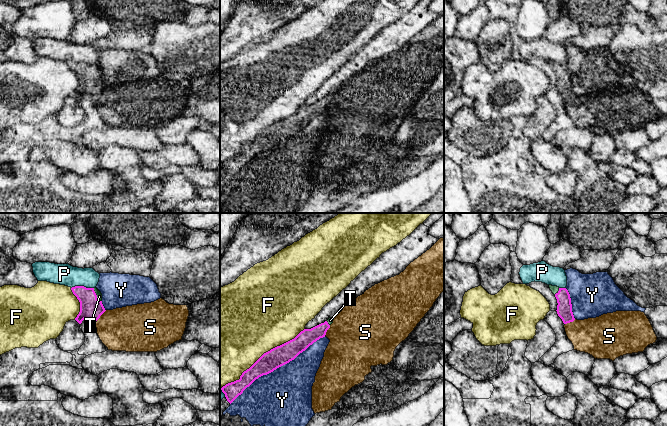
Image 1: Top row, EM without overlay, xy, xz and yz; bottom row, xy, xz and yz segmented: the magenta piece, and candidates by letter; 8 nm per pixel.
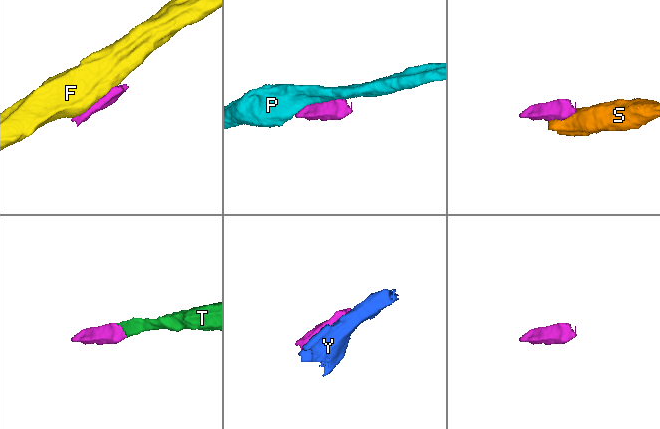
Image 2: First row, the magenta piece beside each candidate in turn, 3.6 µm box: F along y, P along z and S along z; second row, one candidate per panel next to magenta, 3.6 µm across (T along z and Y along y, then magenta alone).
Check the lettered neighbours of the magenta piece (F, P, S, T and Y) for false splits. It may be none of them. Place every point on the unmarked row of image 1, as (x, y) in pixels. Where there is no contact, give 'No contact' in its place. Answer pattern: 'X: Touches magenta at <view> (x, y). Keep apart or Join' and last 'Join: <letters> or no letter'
F: Touches magenta at xz (262, 131). Keep apart
P: Touches magenta at xy (82, 62). Keep apart
S: Touches magenta at xy (101, 90). Keep apart
T: Touches magenta at xy (96, 71). Join
Y: Touches magenta at xz (277, 143). Keep apart
Join: T

